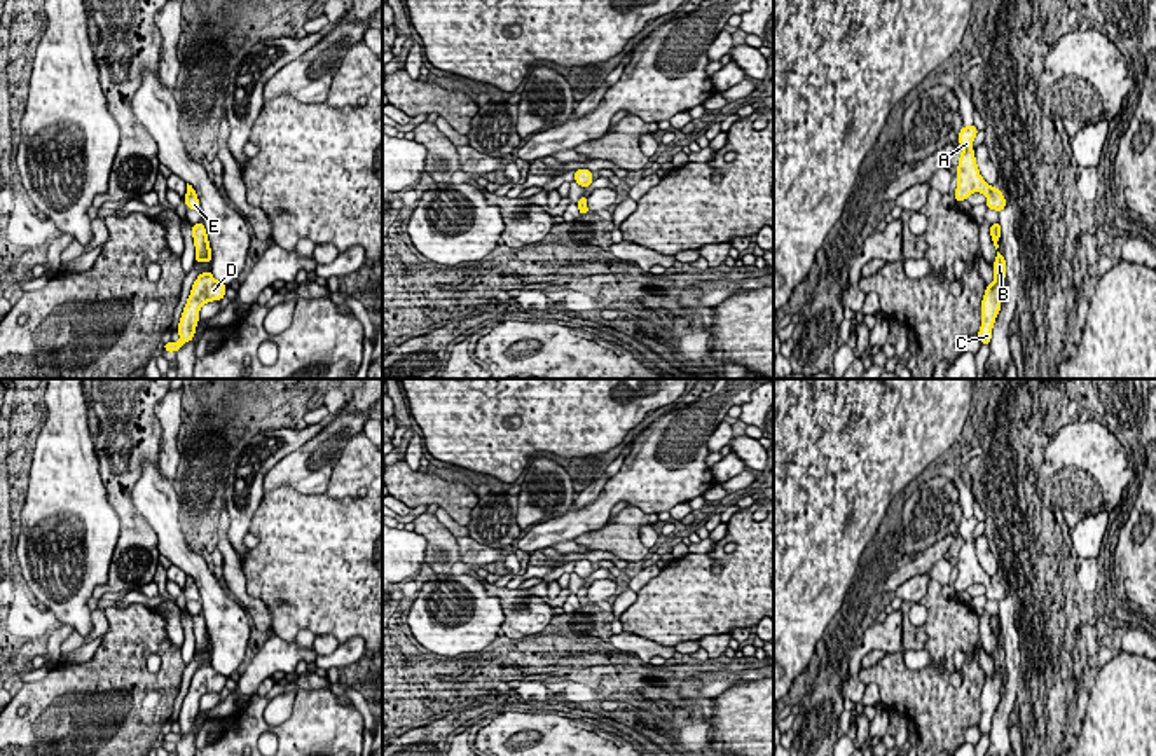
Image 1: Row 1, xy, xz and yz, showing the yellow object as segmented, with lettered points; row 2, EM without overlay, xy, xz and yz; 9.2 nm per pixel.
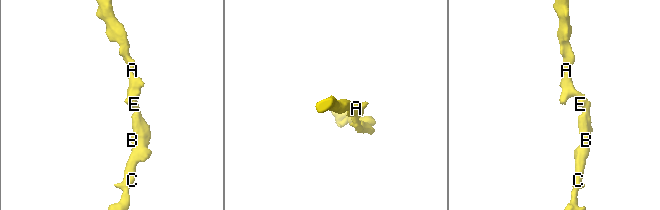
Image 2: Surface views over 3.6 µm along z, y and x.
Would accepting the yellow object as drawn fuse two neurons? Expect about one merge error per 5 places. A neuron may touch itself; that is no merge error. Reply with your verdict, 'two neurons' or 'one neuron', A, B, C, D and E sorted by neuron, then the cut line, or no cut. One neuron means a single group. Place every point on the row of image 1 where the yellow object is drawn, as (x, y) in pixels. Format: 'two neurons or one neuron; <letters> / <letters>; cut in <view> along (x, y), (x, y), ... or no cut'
one neuron; A B C D E; no cut

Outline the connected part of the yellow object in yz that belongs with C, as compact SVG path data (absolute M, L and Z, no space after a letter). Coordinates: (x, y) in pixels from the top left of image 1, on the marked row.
M997 251L994 264L994 283L987 285L983 300L981 300L981 328L978 337L981 344L990 344L992 326L1001 311L1001 293L1002 293L1002 279L1006 278L1006 260Z

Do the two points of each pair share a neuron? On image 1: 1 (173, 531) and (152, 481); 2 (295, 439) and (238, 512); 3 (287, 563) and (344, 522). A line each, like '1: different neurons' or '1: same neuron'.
1: same neuron
2: same neuron
3: same neuron

